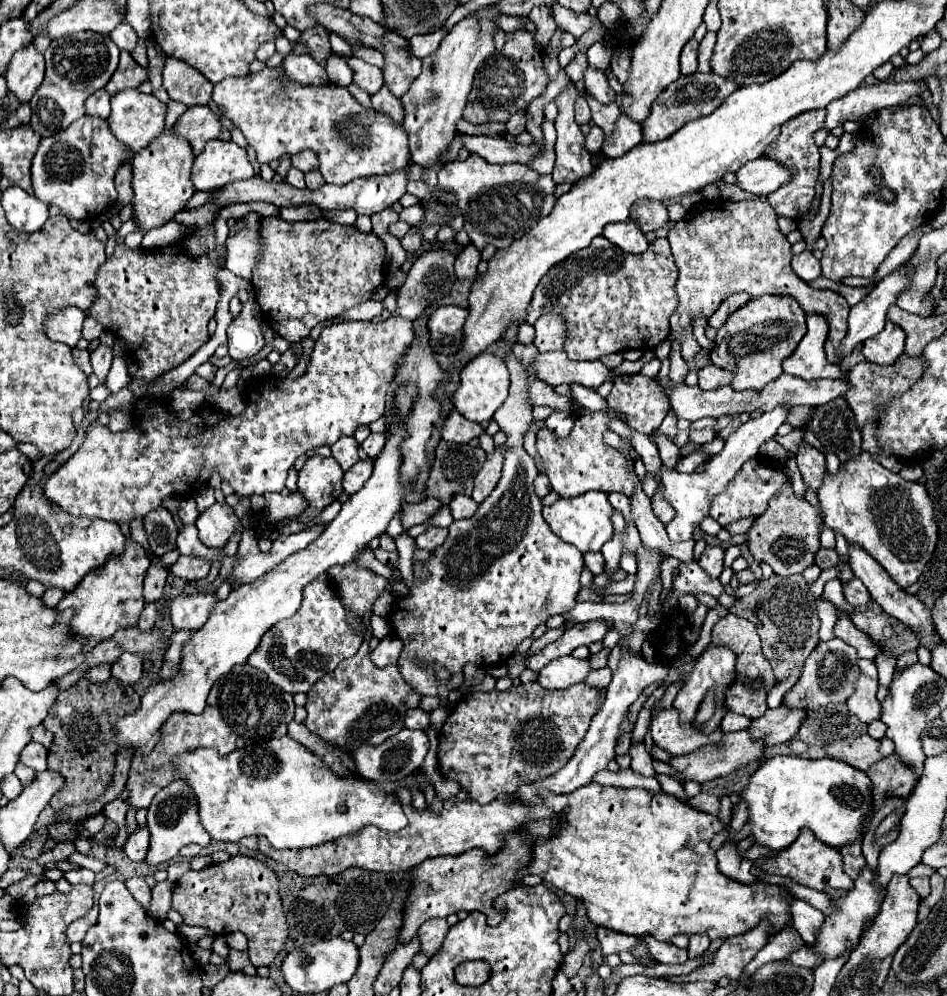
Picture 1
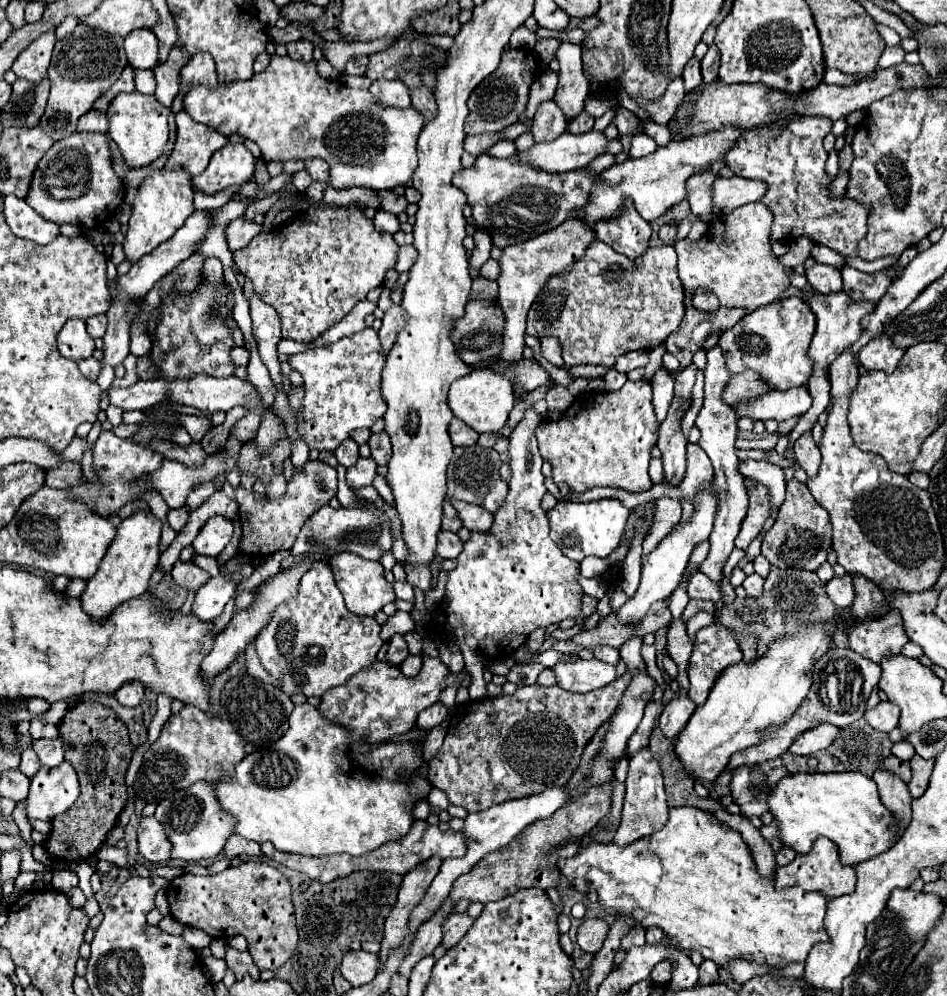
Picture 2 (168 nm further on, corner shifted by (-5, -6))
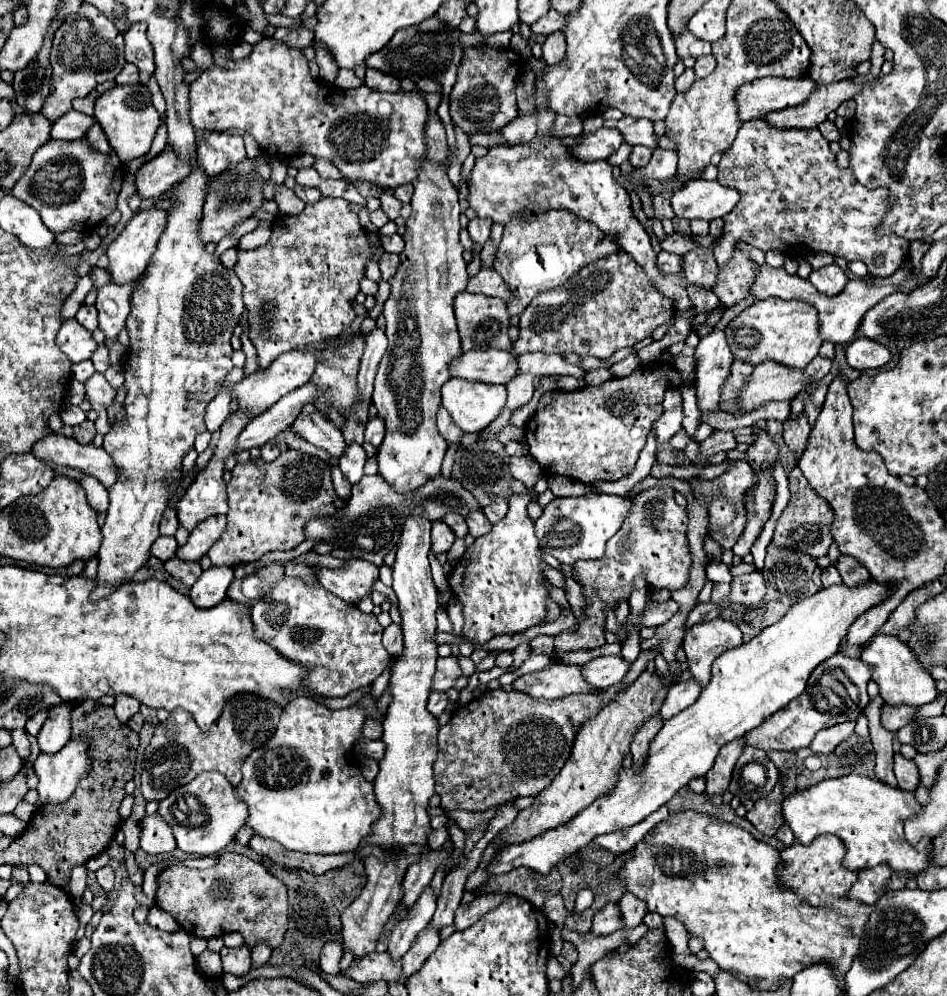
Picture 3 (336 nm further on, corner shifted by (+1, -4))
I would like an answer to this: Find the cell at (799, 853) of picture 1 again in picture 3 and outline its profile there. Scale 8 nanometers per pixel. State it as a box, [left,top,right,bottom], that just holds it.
[780,836,858,906]

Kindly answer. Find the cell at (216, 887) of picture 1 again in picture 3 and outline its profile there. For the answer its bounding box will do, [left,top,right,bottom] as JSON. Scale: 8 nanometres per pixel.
[156,852,288,948]

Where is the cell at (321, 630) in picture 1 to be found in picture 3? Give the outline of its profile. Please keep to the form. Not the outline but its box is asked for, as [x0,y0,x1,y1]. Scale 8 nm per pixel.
[252,578,392,696]

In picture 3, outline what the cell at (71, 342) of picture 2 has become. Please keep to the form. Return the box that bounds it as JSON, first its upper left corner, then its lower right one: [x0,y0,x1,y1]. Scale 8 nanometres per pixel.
[56,318,98,362]

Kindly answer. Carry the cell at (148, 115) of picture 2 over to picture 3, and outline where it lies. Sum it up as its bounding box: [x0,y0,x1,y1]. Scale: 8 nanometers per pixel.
[94,84,160,162]

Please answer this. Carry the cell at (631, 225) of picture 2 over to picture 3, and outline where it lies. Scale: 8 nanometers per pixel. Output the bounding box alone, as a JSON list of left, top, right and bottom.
[468,136,690,310]

